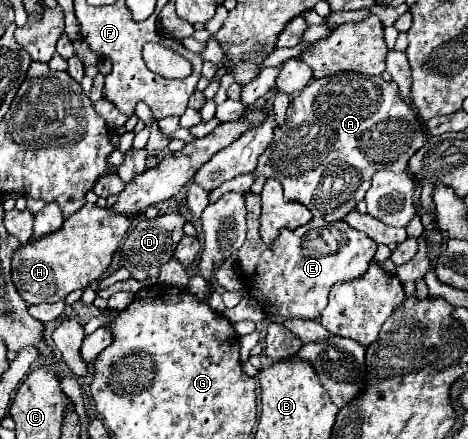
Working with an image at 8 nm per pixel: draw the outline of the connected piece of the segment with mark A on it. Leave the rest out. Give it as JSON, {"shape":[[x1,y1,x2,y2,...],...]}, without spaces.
{"shape":[[339,71,339,75,313,79,291,101,287,119,279,129,275,129,275,137,269,143,267,151,261,155,253,177,279,179,287,201,301,203,313,213,313,217,321,217,333,223,341,221,365,197,375,171,405,171,409,159,419,151,419,147,425,145,425,141,427,137,423,133,421,119,413,113,411,107,401,101,393,81,387,83,383,77]]}

